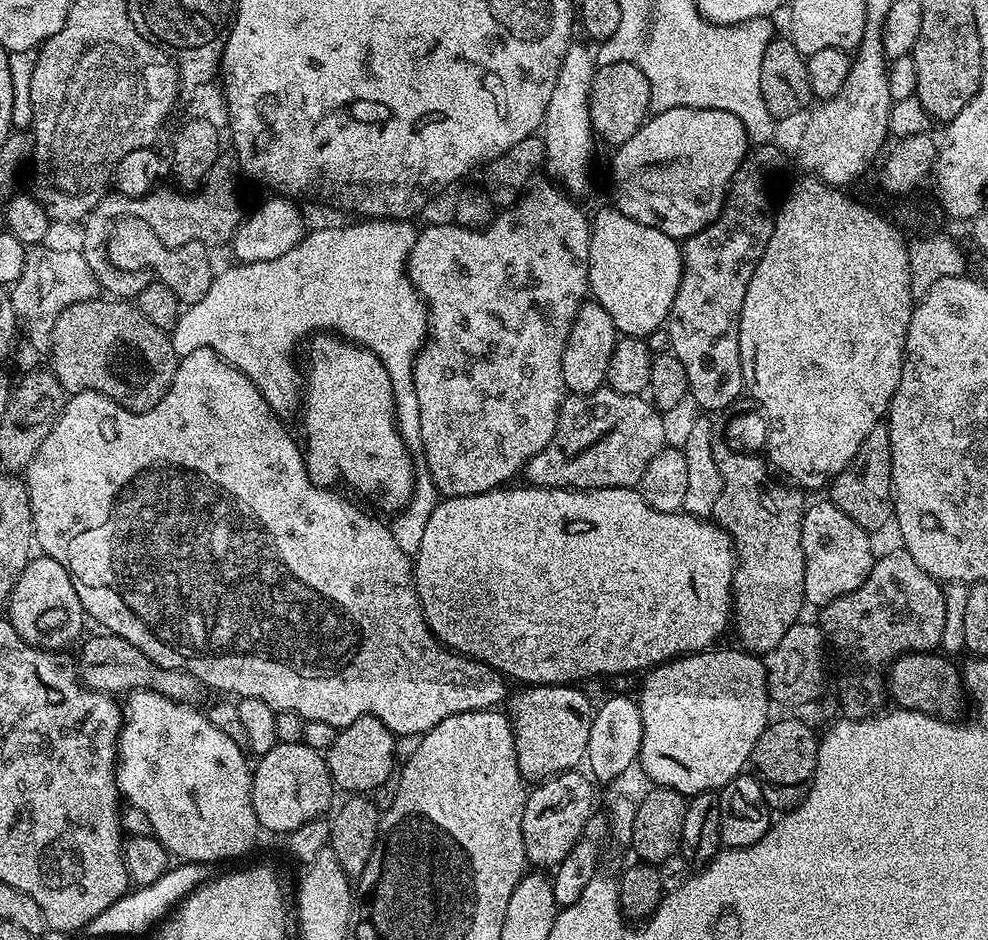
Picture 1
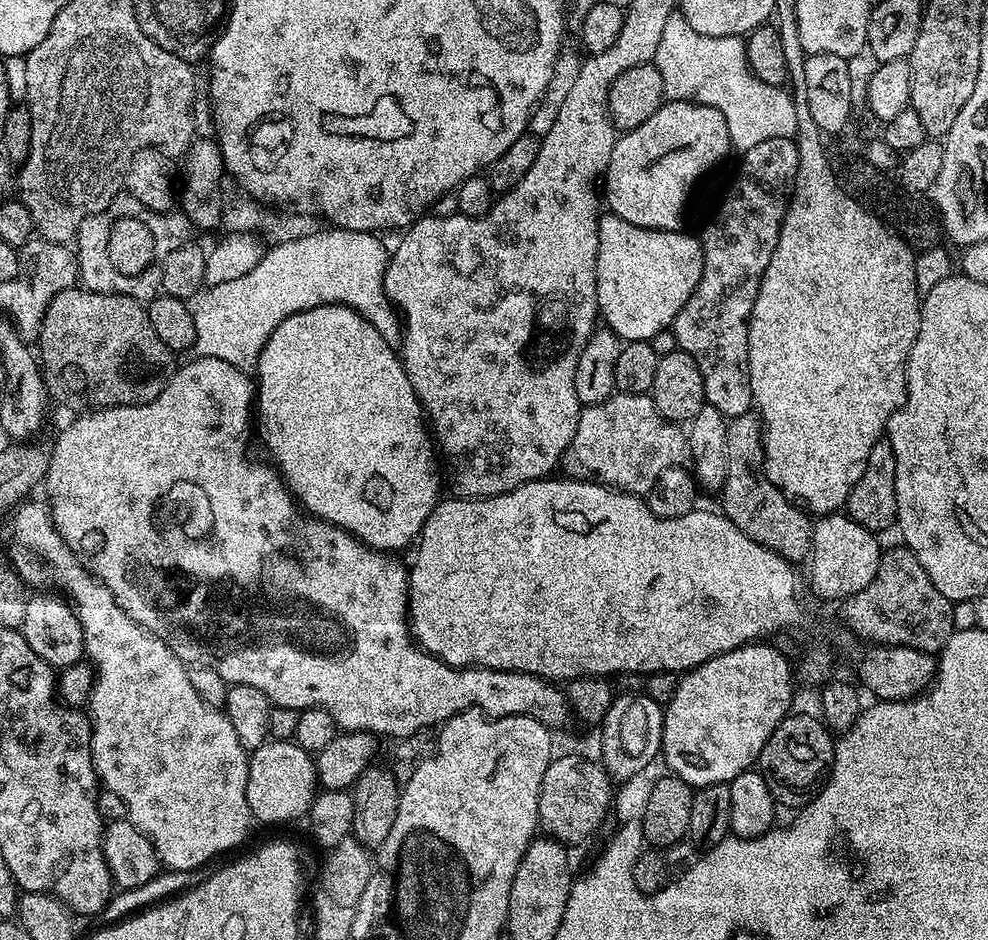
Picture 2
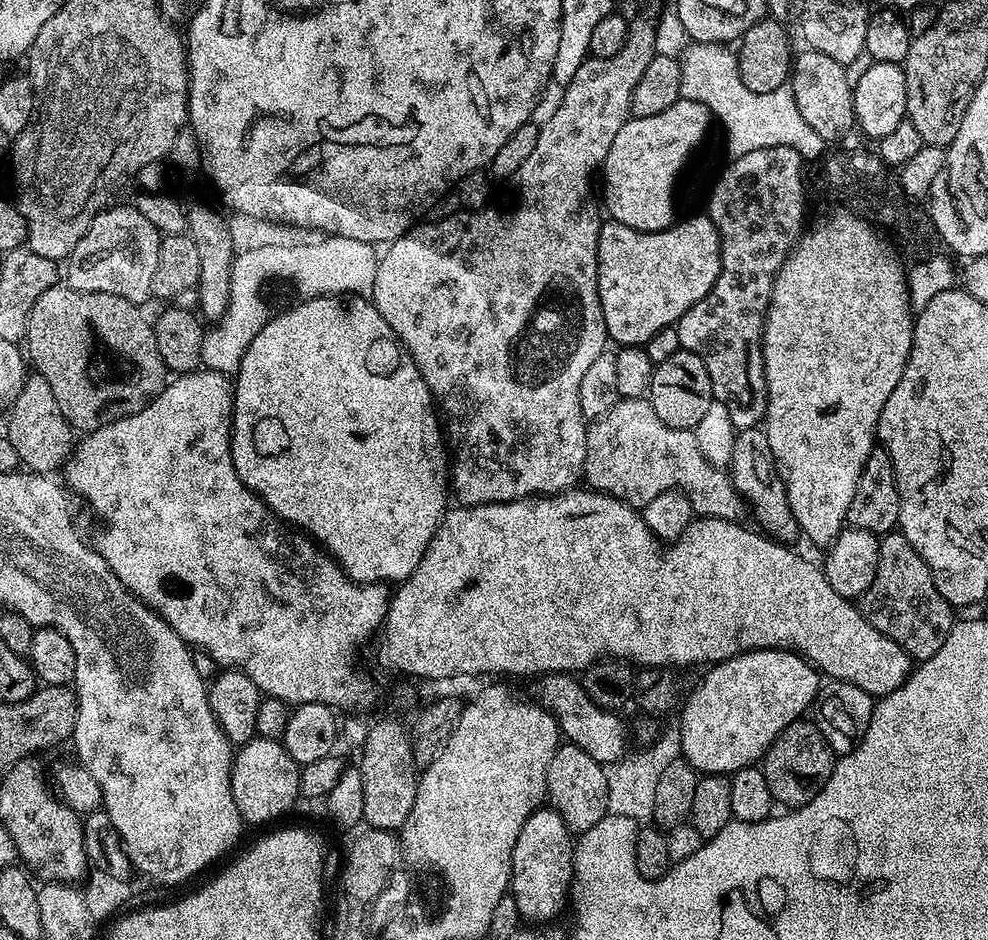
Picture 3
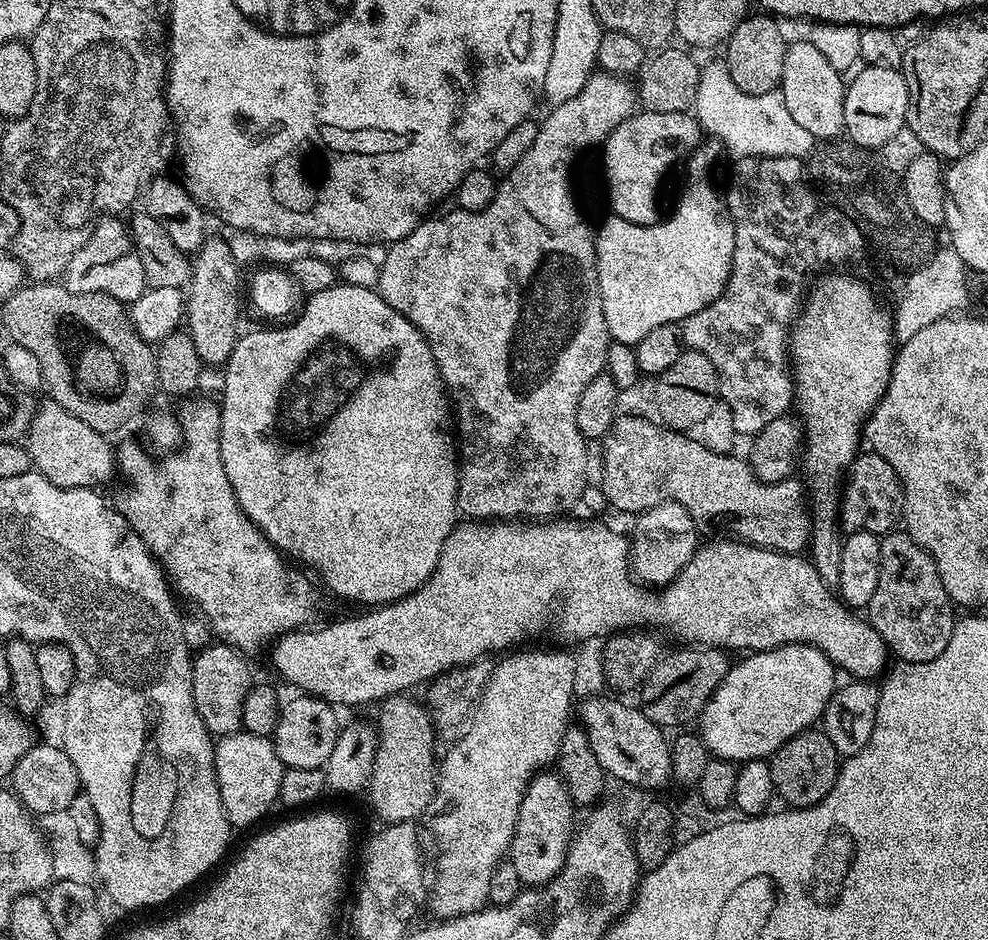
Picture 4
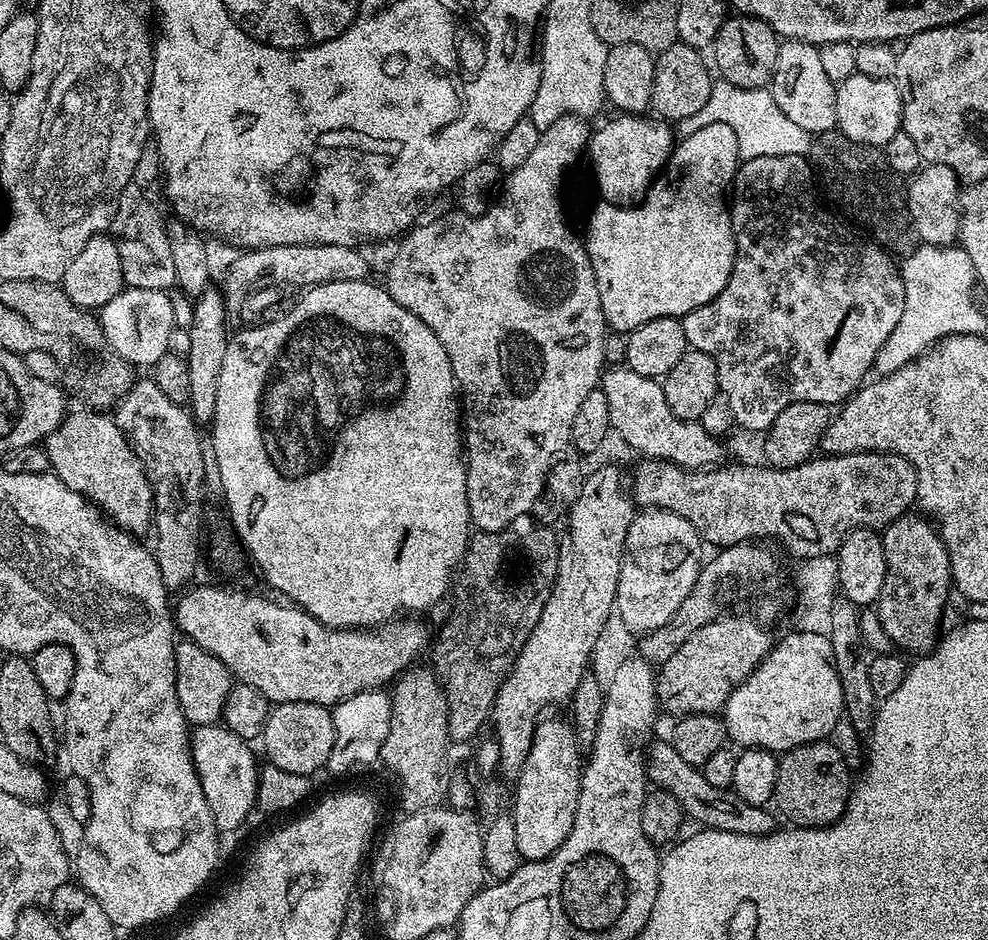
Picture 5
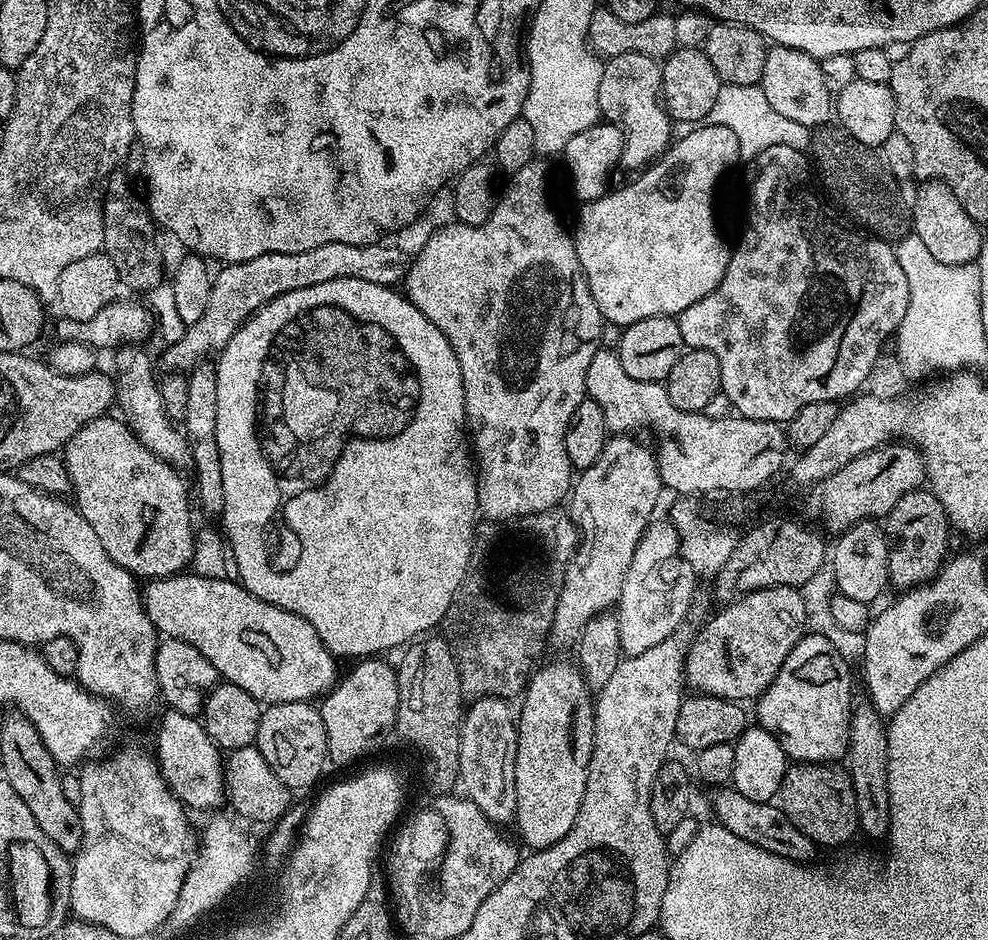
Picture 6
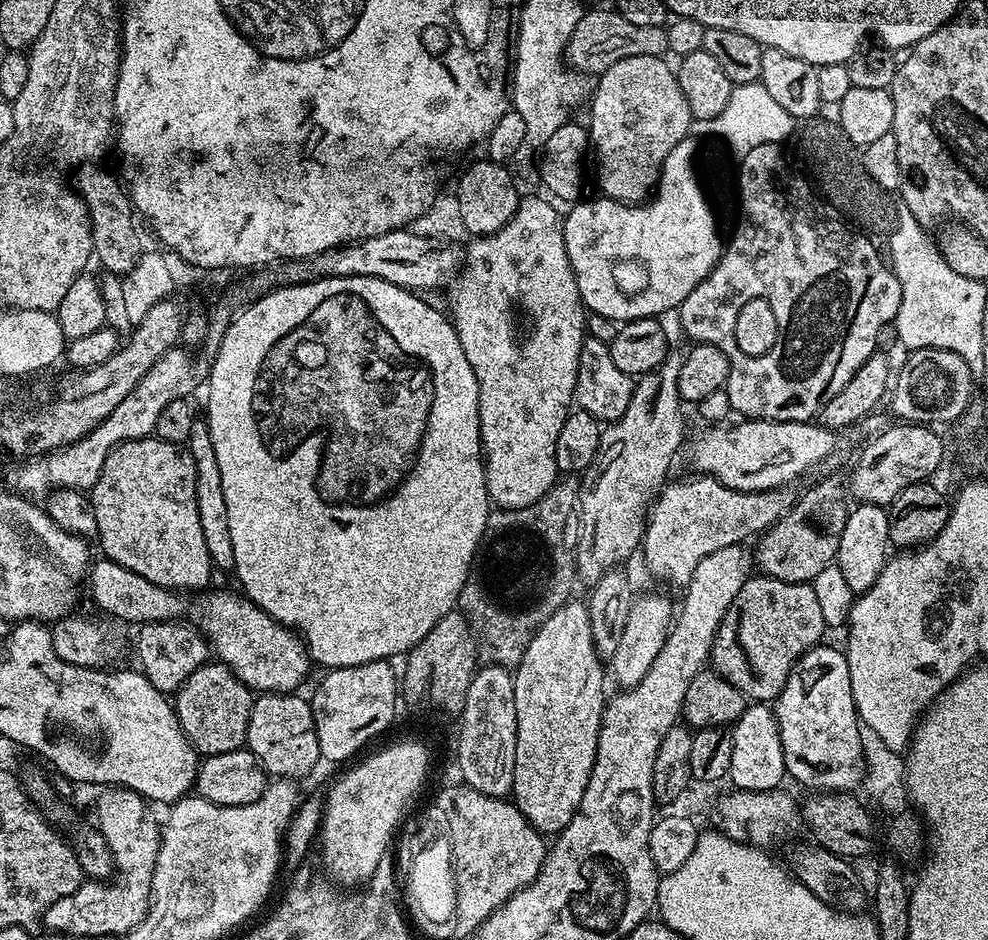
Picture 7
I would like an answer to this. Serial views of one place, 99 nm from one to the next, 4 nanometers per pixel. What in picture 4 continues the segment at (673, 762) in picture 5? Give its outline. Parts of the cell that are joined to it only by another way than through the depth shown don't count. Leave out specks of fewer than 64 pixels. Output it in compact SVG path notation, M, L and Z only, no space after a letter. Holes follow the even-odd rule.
M588 696L580 704L579 723L584 733L590 738L590 748L594 750L594 758L602 766L609 777L621 780L624 784L633 784L636 788L664 788L673 779L672 775L672 745L665 729L659 728L635 703L627 704L627 699L612 696Z

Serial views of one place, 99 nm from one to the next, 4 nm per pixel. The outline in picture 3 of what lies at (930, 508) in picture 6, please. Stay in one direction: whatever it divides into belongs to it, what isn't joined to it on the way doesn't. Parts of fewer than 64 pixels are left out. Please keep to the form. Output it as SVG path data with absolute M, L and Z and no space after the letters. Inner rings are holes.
M899 530L883 533L879 541L878 570L874 582L870 582L863 596L859 597L859 610L874 630L898 642L913 661L929 660L942 650L942 642L946 642L950 634L954 623L953 605L938 594L931 570Z

